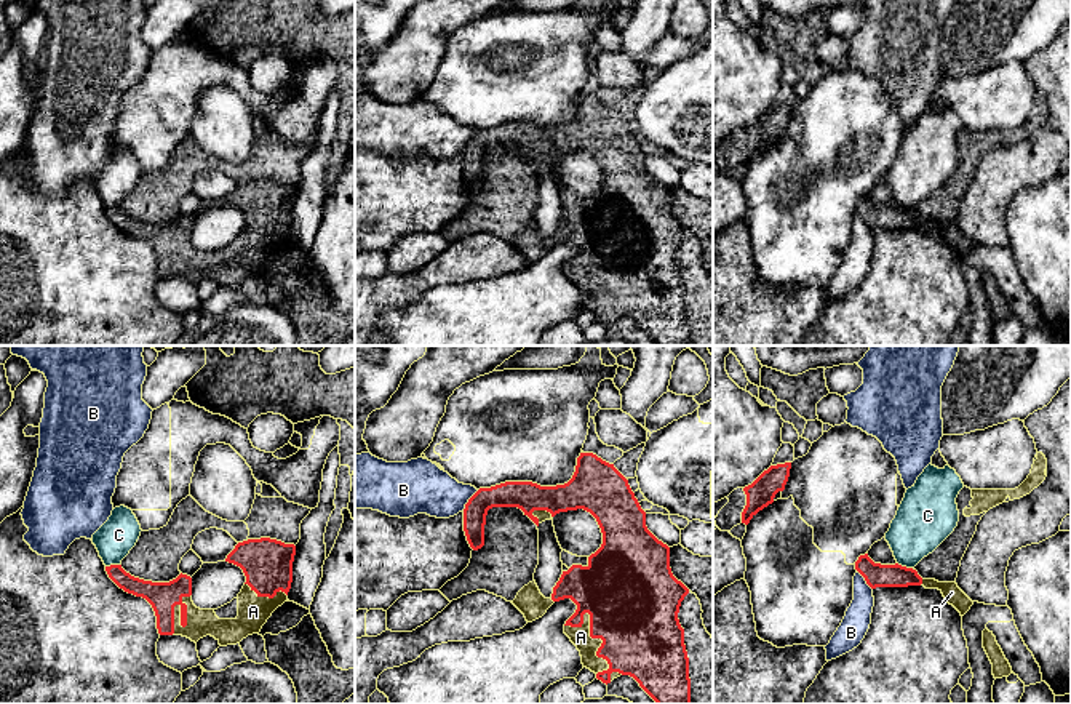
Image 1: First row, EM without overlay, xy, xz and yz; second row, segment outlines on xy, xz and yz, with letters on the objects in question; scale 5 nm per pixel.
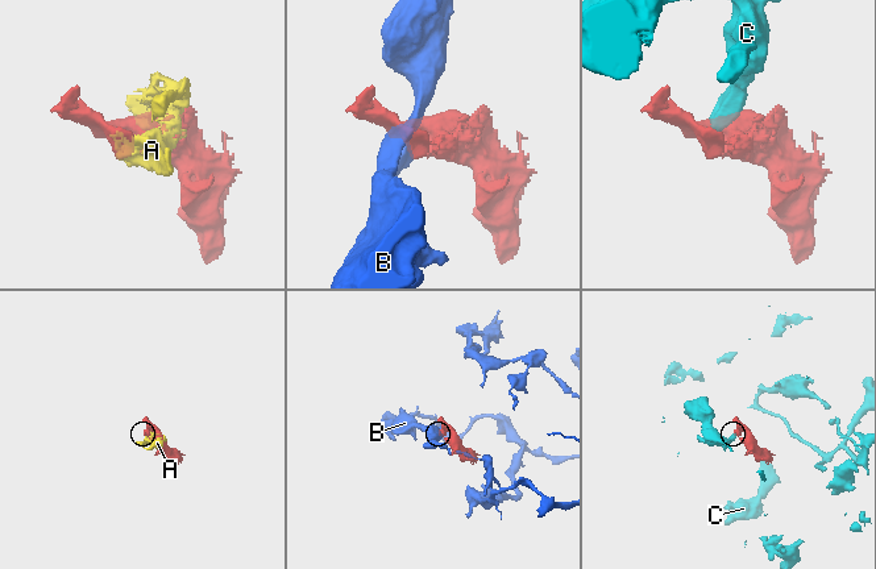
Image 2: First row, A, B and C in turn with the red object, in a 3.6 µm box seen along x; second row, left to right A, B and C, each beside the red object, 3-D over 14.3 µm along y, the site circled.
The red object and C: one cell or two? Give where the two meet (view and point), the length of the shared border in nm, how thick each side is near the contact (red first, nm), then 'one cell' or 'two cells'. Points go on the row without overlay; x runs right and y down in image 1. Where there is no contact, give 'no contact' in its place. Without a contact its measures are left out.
contact yz (905, 208); length 100 nm; calibres 120 and 280 nm; two cells

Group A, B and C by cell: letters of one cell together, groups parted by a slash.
A / B / C

